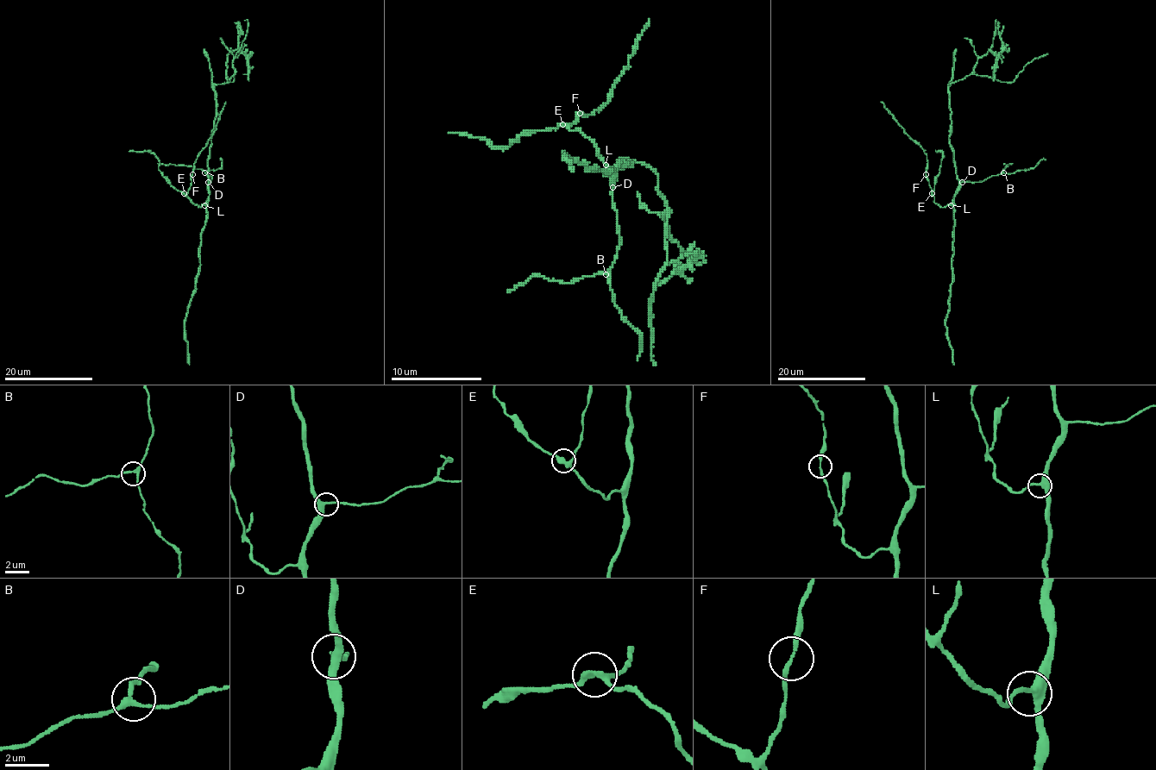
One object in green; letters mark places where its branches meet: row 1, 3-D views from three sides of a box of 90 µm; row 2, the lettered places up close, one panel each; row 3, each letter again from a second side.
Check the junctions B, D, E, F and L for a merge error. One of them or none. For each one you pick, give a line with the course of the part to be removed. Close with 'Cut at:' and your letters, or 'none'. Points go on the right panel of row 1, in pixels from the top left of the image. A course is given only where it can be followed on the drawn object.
E: foreign part runs (931, 193), (942, 153), (935, 151)
Cut at: E

